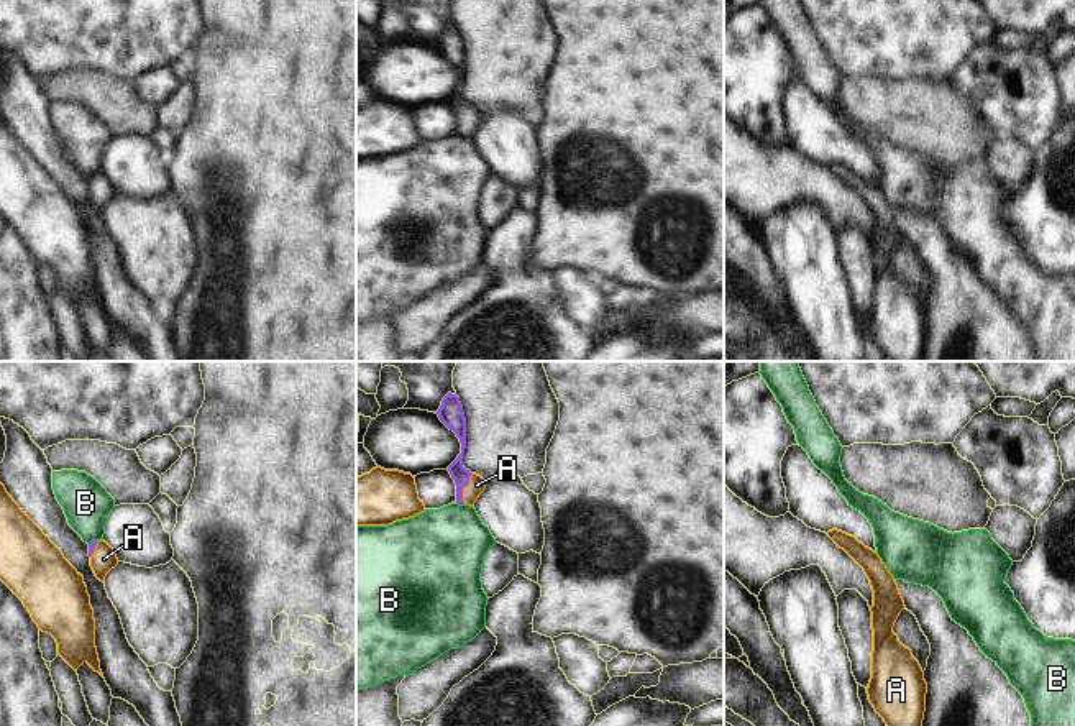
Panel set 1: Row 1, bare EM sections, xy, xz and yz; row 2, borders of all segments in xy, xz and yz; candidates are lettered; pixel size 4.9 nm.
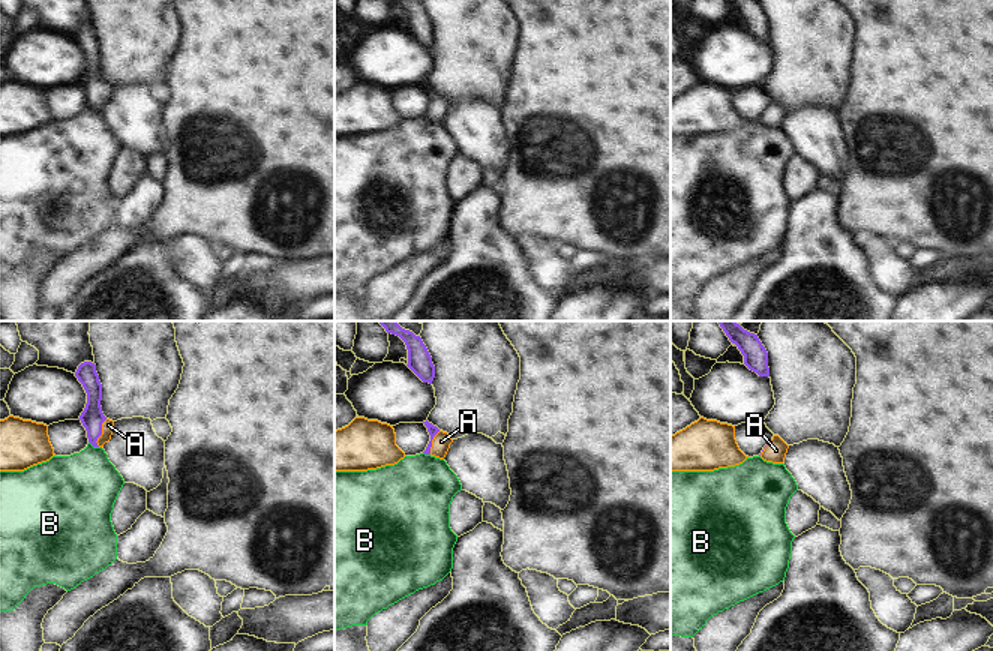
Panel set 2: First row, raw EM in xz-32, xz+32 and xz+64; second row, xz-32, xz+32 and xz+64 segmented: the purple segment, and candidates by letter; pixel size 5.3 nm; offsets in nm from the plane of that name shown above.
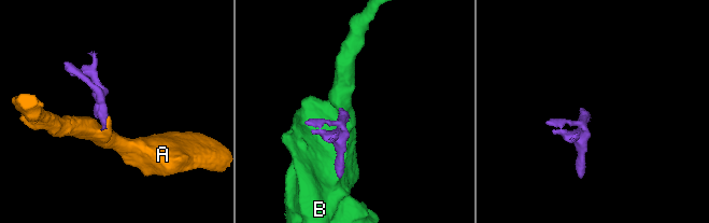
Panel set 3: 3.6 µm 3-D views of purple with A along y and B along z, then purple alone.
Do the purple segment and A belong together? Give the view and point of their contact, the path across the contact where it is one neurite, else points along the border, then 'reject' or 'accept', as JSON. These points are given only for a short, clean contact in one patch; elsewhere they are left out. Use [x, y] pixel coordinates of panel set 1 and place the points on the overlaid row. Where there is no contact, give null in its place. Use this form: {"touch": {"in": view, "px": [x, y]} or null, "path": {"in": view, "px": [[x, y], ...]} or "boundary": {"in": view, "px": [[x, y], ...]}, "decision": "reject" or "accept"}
{"touch": {"in": "xz", "px": [463, 487]}, "path": {"in": "xz", "px": [[462, 477], [463, 487], [476, 485]]}, "decision": "accept"}

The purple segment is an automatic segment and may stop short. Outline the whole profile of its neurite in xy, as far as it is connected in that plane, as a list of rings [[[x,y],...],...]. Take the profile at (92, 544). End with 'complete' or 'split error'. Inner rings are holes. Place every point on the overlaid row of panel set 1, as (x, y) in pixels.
[[[92,540],[89,544],[90,567],[100,581],[118,565],[113,549],[105,540]]] | split error

